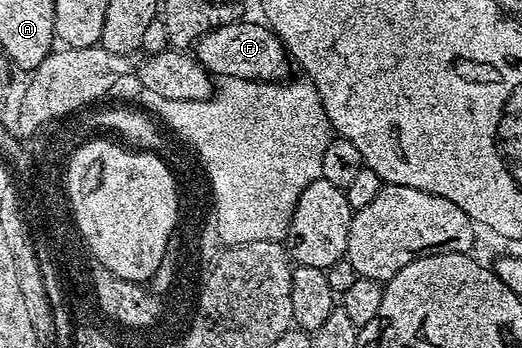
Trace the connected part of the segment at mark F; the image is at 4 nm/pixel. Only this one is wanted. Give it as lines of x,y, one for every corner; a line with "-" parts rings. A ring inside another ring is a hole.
244,18
205,34
195,44
193,49
195,59
199,60
201,66
205,66
215,78
286,81
292,75
293,61
283,44
283,39
266,23
258,23
254,24
250,18

